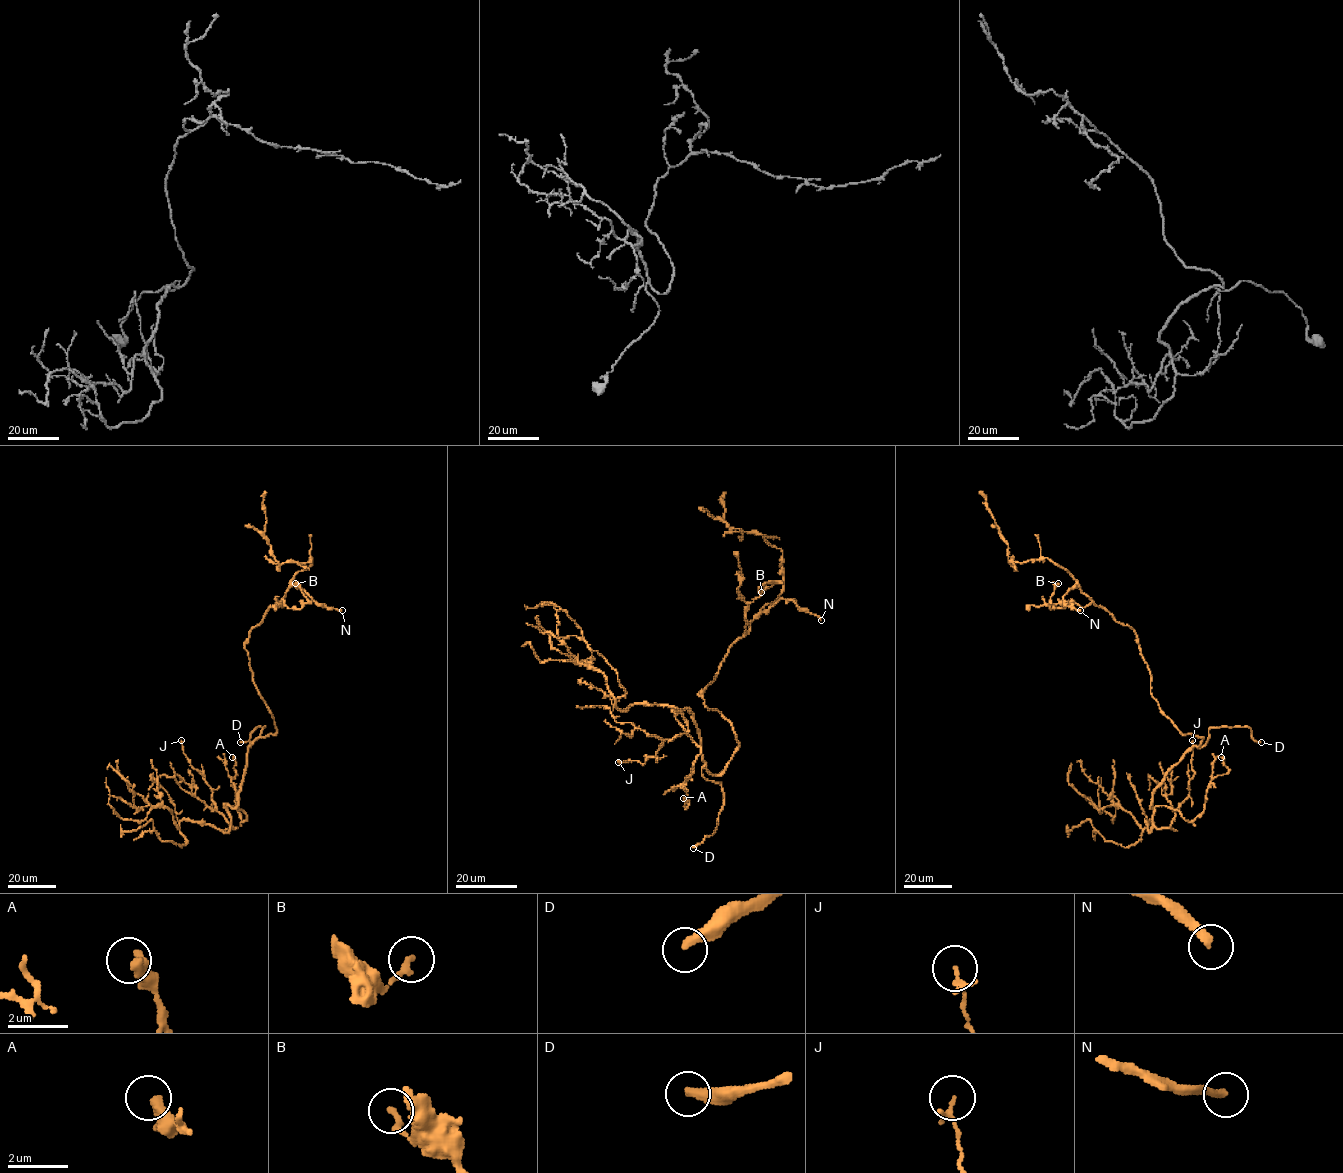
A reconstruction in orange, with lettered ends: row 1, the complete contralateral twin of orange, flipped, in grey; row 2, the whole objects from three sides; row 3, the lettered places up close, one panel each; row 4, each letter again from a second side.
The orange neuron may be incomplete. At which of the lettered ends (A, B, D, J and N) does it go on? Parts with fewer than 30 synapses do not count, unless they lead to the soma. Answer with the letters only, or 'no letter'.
D, N

